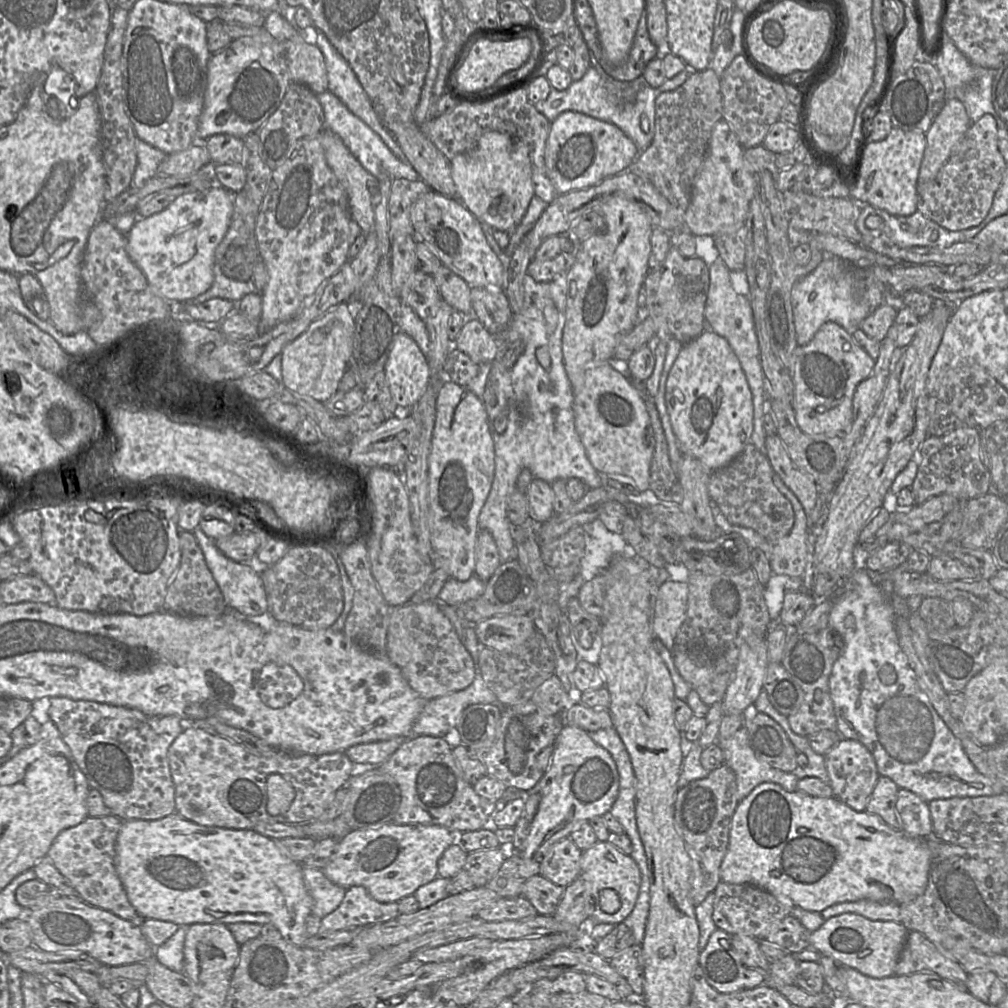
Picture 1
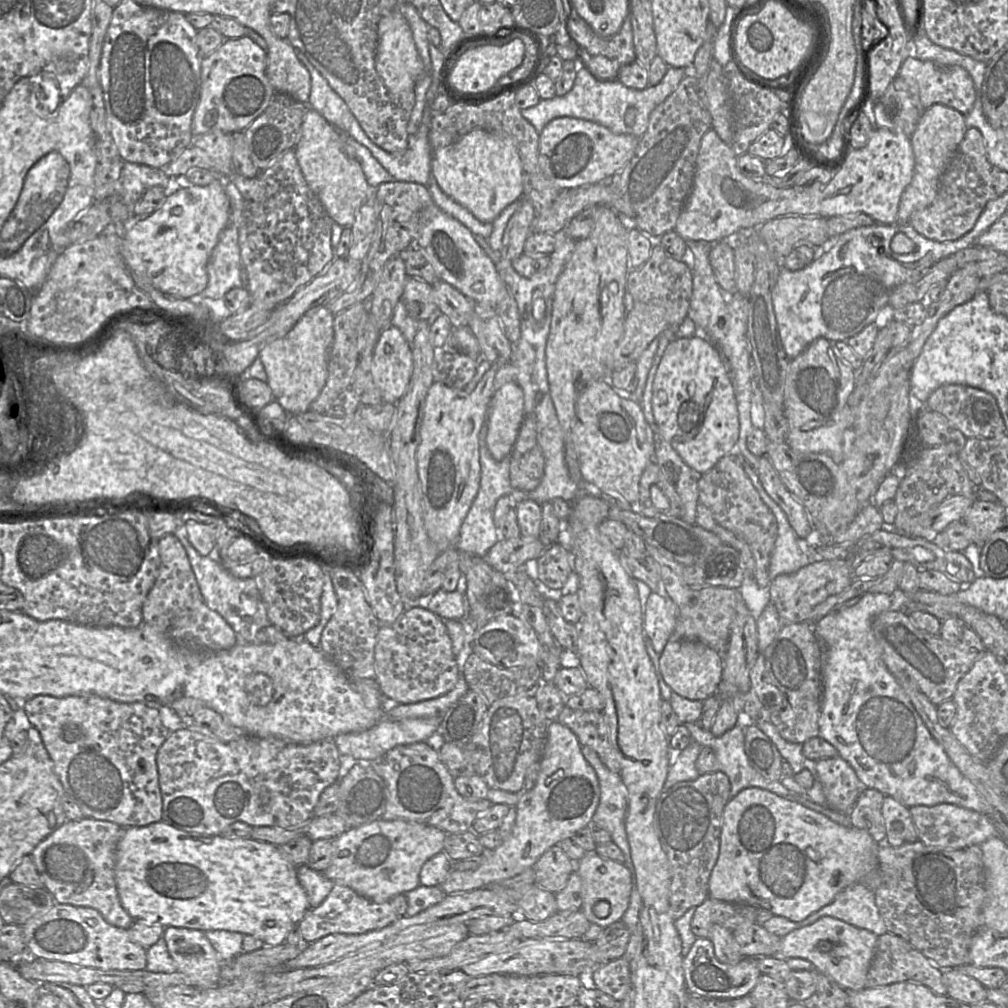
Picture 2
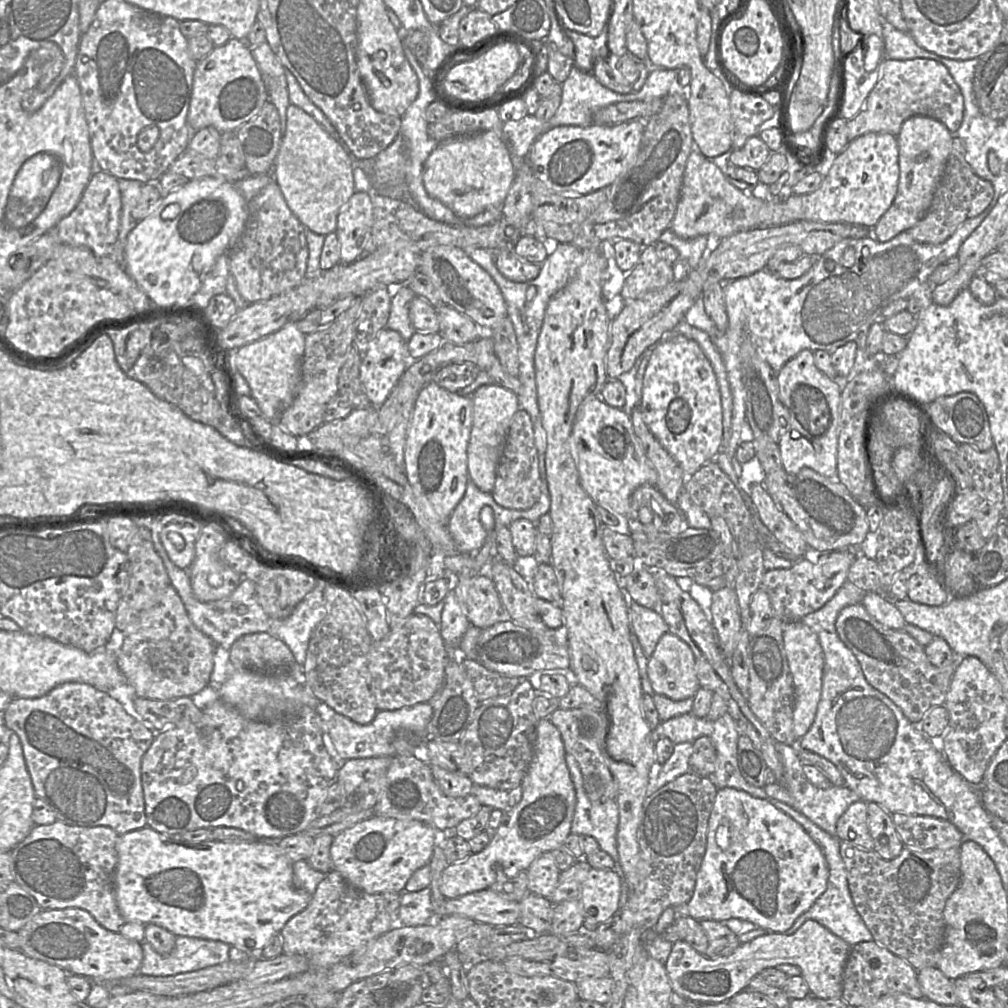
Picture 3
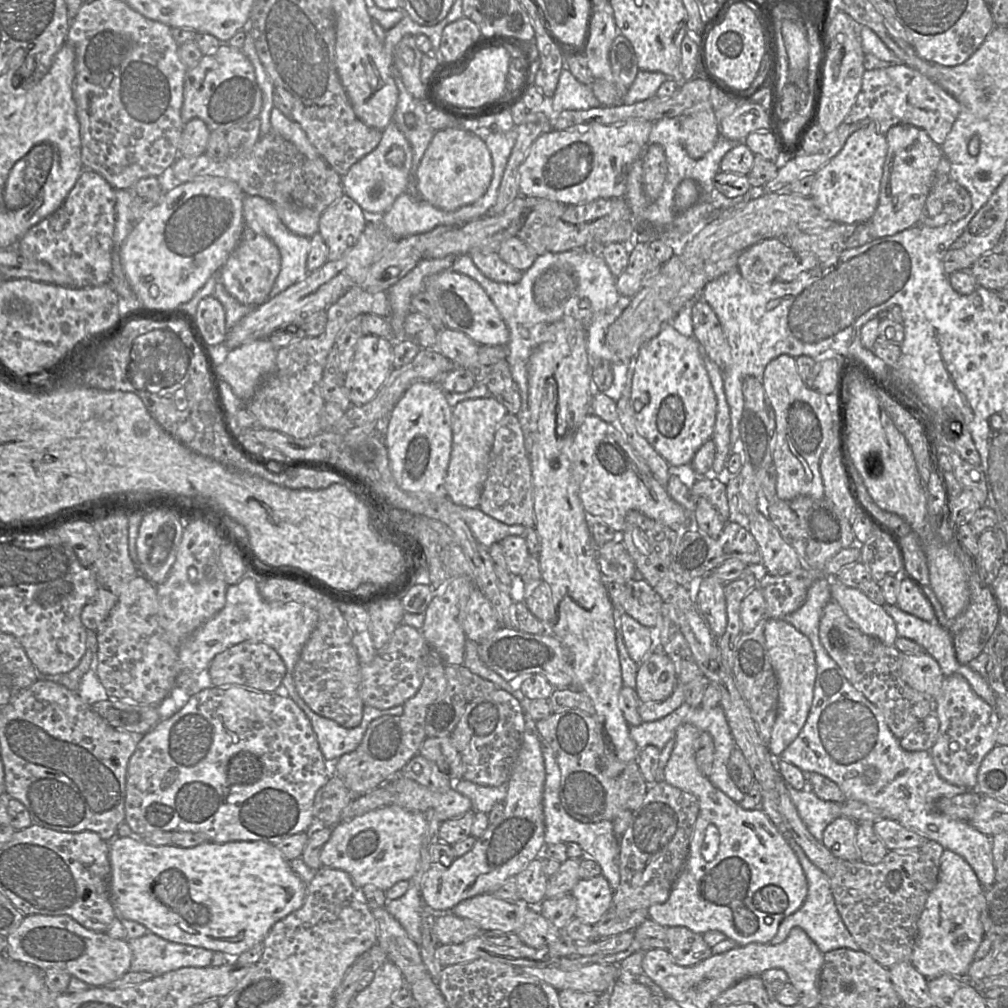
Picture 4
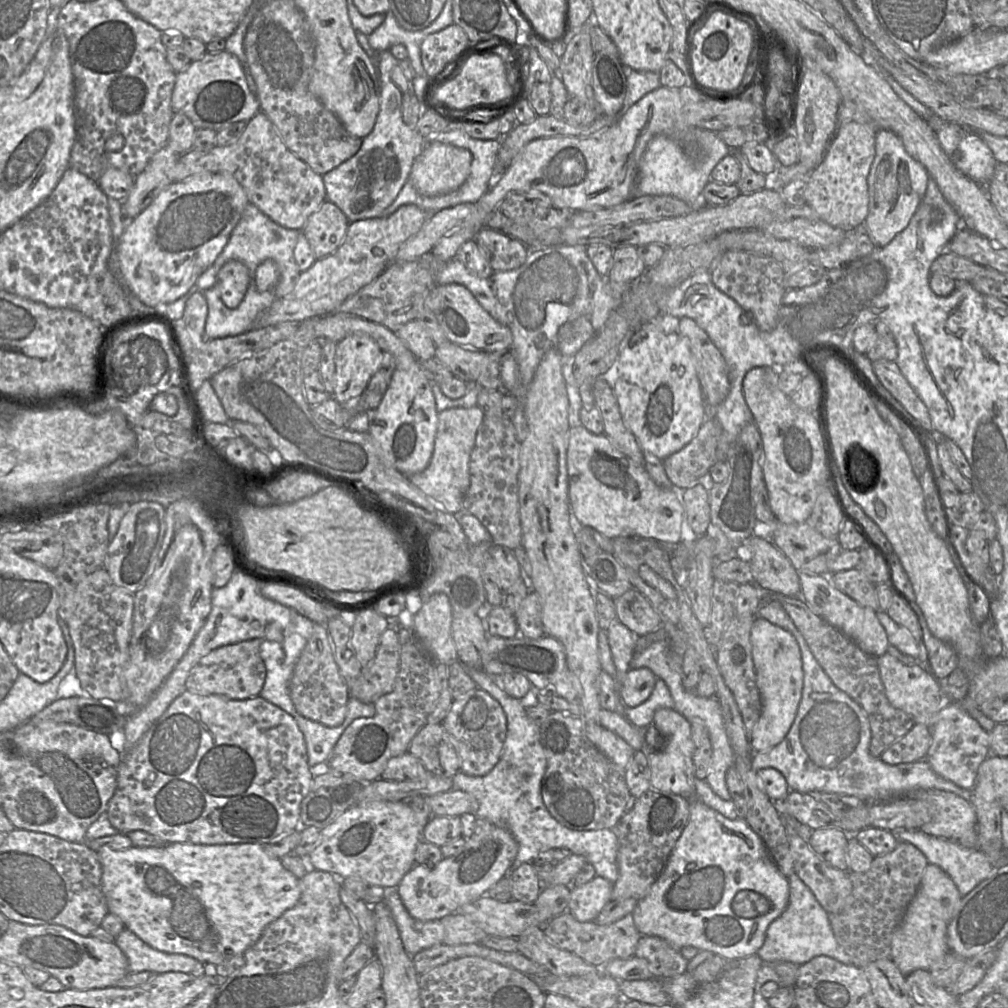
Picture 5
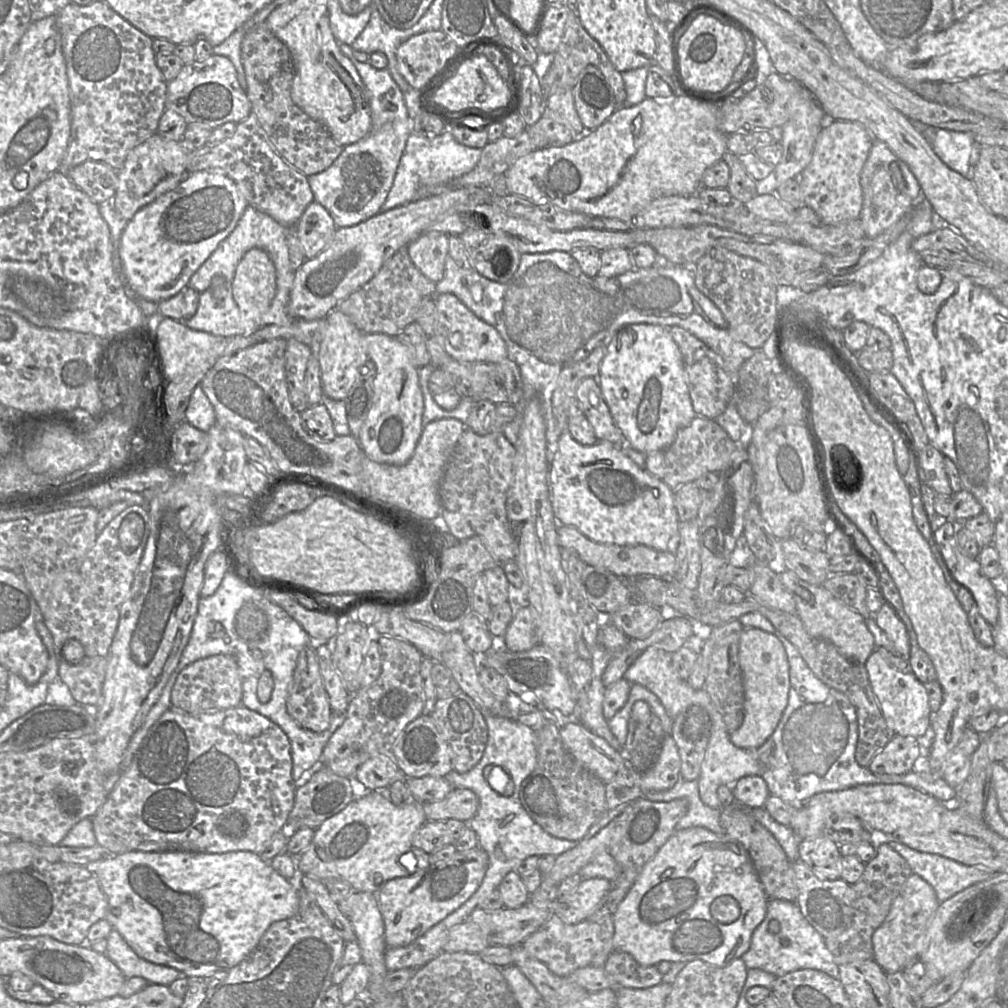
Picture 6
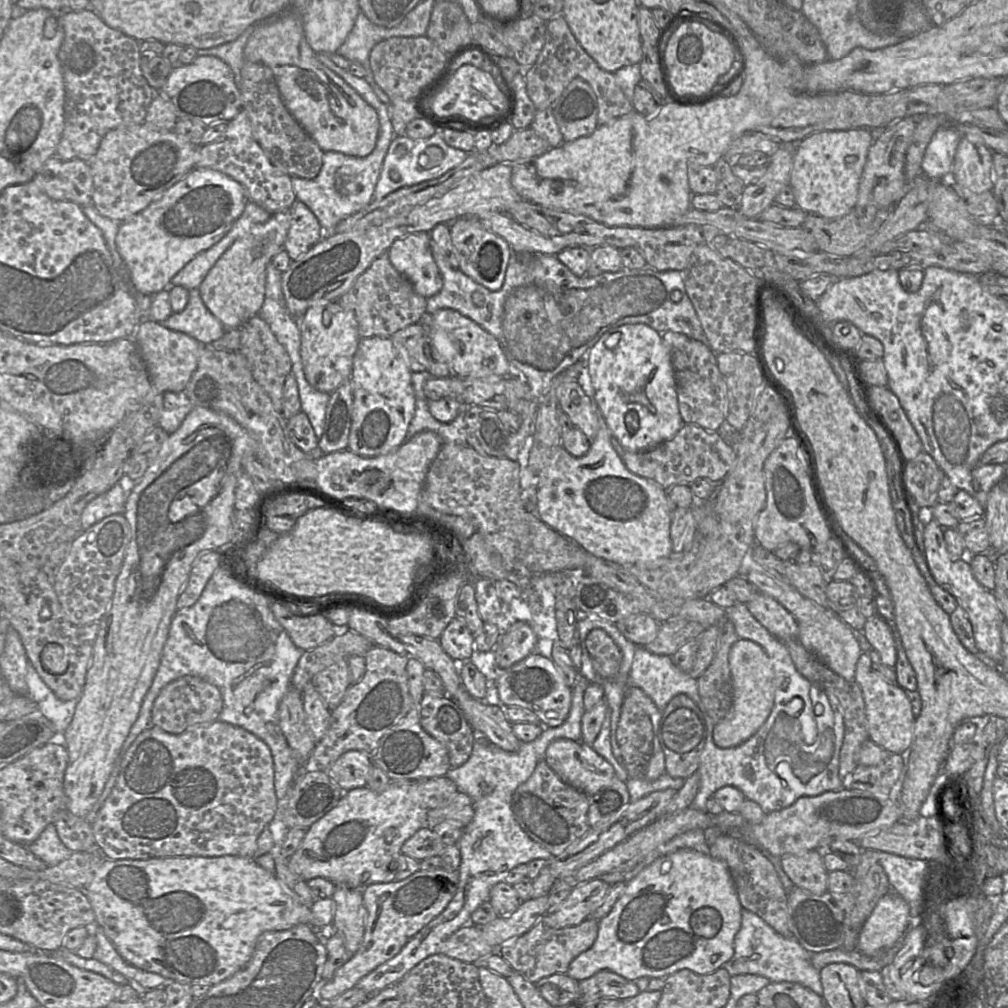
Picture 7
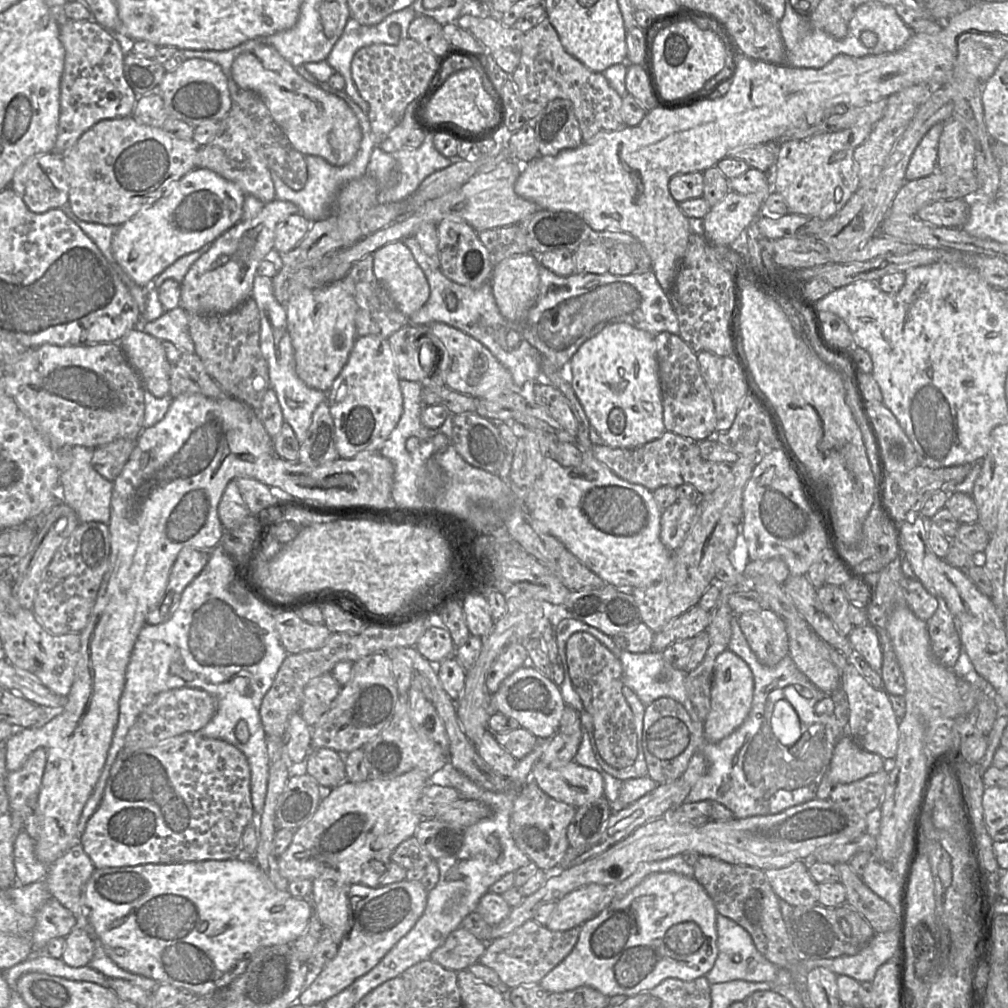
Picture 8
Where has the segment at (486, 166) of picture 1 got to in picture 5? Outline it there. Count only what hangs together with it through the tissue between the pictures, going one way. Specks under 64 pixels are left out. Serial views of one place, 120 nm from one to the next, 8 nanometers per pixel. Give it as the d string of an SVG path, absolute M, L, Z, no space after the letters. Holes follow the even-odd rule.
M441 142L427 143L415 159L410 181L424 196L439 196L458 189L468 178L469 150Z

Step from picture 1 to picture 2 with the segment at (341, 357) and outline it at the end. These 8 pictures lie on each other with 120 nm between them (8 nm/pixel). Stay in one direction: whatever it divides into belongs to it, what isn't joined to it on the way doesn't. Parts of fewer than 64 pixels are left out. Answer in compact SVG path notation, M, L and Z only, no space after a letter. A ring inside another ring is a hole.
M315 307L306 312L284 337L268 343L259 353L274 400L292 416L307 411L325 386L334 318L328 307Z

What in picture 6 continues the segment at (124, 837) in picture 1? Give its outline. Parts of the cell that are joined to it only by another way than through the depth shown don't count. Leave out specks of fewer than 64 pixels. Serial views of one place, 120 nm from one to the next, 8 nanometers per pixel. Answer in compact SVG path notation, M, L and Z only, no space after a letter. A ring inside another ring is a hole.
M129 851L119 854L111 854L107 857L104 857L97 861L96 863L88 863L93 864L93 872L95 873L97 880L99 882L100 888L106 897L106 914L105 919L111 924L112 928L118 931L127 944L132 948L132 950L142 959L149 961L154 964L165 965L172 967L178 971L180 971L186 978L205 978L217 971L221 970L230 970L237 964L239 964L242 960L244 960L257 946L261 937L266 932L266 930L276 921L280 921L283 919L287 919L296 914L299 906L299 895L297 890L295 889L293 883L288 879L281 876L268 861L263 860L259 854L255 854L253 852L248 851L235 851L235 852L227 852L221 854L210 854L210 853L194 853L194 852L186 852L186 851L166 851L166 852L142 852L142 851Z

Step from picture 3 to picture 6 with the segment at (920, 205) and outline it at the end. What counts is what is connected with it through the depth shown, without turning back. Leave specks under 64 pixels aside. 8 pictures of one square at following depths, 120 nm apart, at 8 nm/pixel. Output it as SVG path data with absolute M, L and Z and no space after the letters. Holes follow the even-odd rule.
M873 141L861 172L861 188L863 204L859 219L865 235L870 238L882 234L911 212L922 195L919 182L907 164L881 141Z

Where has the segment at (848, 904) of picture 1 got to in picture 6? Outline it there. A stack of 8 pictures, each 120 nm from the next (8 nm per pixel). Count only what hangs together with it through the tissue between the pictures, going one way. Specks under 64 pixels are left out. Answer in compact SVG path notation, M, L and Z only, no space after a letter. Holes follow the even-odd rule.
M769 900L763 922L754 930L751 944L741 957L748 969L758 968L776 977L799 969L815 969L838 978L839 965L834 961L824 938L804 918L796 902Z

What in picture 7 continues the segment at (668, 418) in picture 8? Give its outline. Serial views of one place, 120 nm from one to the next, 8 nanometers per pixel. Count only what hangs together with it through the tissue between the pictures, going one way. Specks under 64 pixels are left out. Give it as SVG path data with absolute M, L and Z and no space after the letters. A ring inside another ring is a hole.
M667 331L662 339L670 353L674 370L678 406L685 424L696 424L708 431L717 431L728 415L727 384L719 371L716 354L704 343L688 336Z

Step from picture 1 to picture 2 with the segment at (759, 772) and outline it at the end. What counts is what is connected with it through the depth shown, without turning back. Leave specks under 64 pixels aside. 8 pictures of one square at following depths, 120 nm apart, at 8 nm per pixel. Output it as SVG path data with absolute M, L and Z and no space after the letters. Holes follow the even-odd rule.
M688 722L682 725L686 725L693 741L697 742L702 746L711 747L717 756L719 761L719 770L724 772L730 780L731 783L731 797L736 796L740 791L746 788L757 787L764 790L768 790L770 792L775 793L778 796L784 797L790 801L797 802L802 804L803 806L815 810L816 812L820 812L836 823L839 823L844 826L851 826L850 818L848 816L849 813L843 813L834 811L828 806L819 805L809 798L805 798L799 795L795 795L794 792L788 790L780 781L769 781L765 779L762 775L757 773L750 765L748 757L745 753L744 747L744 728L737 724L732 729L722 734L721 736L716 736L712 734L711 731L707 731L703 729L698 722Z

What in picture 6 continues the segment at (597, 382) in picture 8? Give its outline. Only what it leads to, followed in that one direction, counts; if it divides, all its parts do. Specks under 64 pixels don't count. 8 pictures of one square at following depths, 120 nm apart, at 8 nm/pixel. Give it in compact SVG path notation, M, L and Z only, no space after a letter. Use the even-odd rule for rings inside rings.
M633 324L620 328L606 347L596 378L614 422L625 437L627 445L646 455L670 446L678 432L696 417L683 357L670 335L669 328L656 324Z

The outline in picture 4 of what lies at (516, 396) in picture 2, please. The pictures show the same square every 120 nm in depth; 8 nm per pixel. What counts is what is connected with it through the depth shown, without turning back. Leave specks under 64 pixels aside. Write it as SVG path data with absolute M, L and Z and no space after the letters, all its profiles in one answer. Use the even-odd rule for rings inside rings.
M491 395L460 401L452 407L452 450L445 488L448 498L456 505L478 507L495 431L506 414L506 407Z

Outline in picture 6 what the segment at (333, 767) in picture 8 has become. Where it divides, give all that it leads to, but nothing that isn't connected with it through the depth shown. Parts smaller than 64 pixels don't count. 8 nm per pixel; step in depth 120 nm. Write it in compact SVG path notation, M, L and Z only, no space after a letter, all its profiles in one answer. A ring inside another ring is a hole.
M390 754L371 757L356 771L354 779L370 790L386 789L397 780L405 780L405 775L400 770Z

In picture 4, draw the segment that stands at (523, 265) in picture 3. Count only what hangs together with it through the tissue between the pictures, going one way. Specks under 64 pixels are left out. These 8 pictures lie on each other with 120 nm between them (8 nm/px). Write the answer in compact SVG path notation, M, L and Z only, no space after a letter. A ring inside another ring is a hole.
M474 250L469 255L481 273L493 281L515 284L523 276L524 271L505 263L496 252Z

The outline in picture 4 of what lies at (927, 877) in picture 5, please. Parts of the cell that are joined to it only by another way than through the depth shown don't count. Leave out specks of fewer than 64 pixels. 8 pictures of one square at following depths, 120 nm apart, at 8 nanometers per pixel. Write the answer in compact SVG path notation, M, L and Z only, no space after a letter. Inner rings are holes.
M945 850L940 860L937 885L930 893L917 922L917 934L910 959L913 967L927 979L944 974L965 977L985 937L980 921L985 902L985 889L973 868L962 856Z

